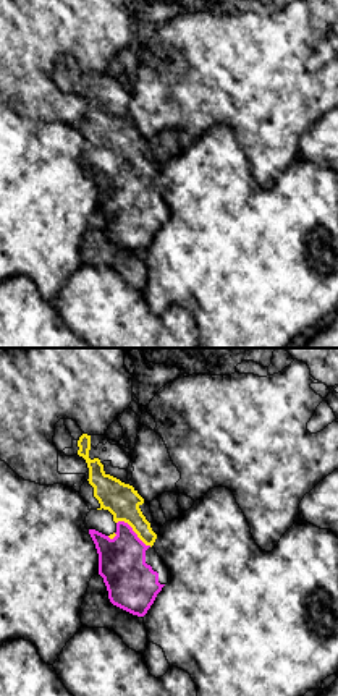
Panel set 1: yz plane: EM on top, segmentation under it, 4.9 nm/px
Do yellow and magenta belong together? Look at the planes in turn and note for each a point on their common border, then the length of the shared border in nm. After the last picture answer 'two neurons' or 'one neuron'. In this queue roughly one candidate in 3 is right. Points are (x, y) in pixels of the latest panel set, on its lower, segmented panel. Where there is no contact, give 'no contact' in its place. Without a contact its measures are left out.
contact (133, 530); length 220 nm

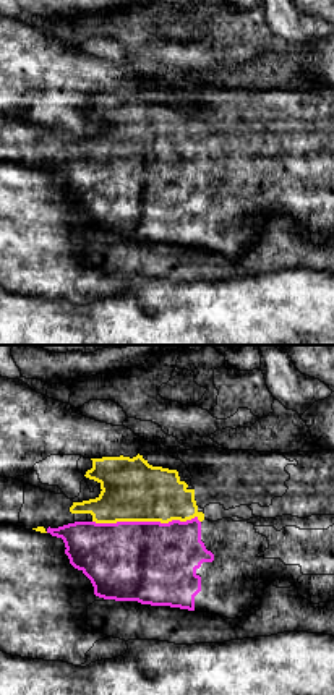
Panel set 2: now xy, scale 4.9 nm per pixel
contact (146, 520); length 550 nm

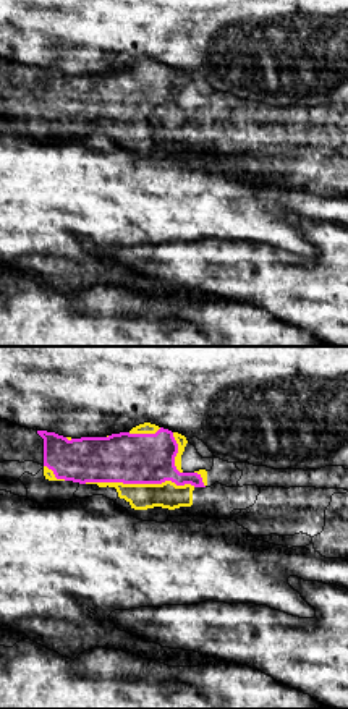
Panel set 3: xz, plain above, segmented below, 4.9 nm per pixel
contact (140, 484); length 550 nm

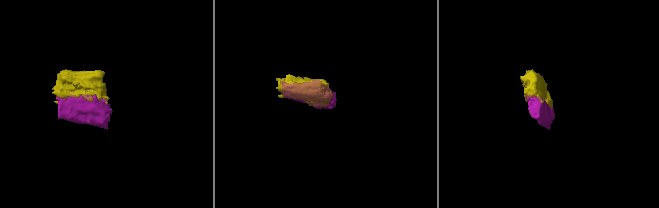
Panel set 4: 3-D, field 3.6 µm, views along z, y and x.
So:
one neuron

